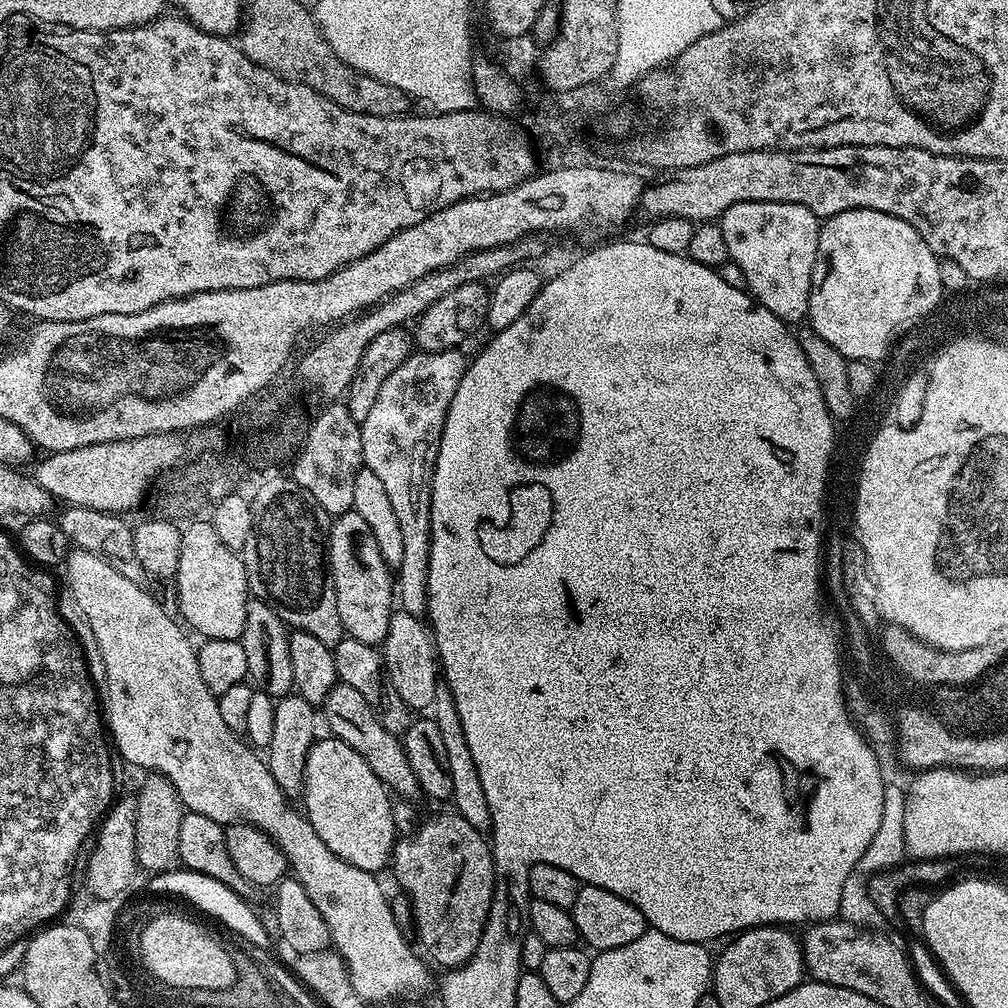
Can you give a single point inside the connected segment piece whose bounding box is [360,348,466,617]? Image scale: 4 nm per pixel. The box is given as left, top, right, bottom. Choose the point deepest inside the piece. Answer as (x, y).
(400, 437)

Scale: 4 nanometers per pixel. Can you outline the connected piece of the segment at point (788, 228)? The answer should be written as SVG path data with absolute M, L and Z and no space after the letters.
M738 202L722 213L718 221L722 236L726 238L728 258L737 264L746 274L747 291L770 314L783 320L789 326L796 326L808 315L810 306L810 290L812 275L818 254L818 238L820 237L821 221L806 206L783 204L782 202Z

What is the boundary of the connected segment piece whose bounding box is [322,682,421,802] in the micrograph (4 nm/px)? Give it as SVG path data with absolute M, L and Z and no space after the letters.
M336 683L330 690L326 702L322 706L322 720L328 723L328 728L335 739L346 742L350 750L362 754L366 758L366 766L378 774L378 778L383 782L389 793L403 798L409 802L415 801L415 796L421 795L418 786L418 778L414 778L414 770L410 770L410 762L406 758L406 750L401 737L390 734L386 726L382 726L377 709L354 690L354 686L346 686Z

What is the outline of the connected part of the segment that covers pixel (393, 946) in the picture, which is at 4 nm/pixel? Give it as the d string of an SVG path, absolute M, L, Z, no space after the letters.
M72 548L66 561L67 568L68 588L96 639L96 648L104 663L104 684L108 687L106 728L119 759L121 756L136 768L148 768L149 773L160 773L166 777L187 811L206 814L206 818L214 818L214 822L225 826L252 824L267 834L288 860L291 875L300 880L306 894L310 894L310 902L318 906L318 914L322 914L332 935L335 951L344 959L350 982L365 1002L372 1003L373 1000L380 1004L383 1000L396 1000L399 996L424 996L431 988L433 991L434 976L432 980L428 973L429 965L424 965L412 953L411 946L400 934L402 930L393 918L389 897L384 897L377 877L338 858L338 854L334 854L330 846L318 838L307 815L299 811L296 813L288 805L291 803L284 792L278 790L278 782L274 782L267 763L261 757L259 760L256 757L259 755L232 732L226 722L222 722L217 697L208 689L206 682L202 682L196 648L188 641L189 633L172 621L171 614L146 589L140 588L144 586L118 574L110 562L81 548Z

